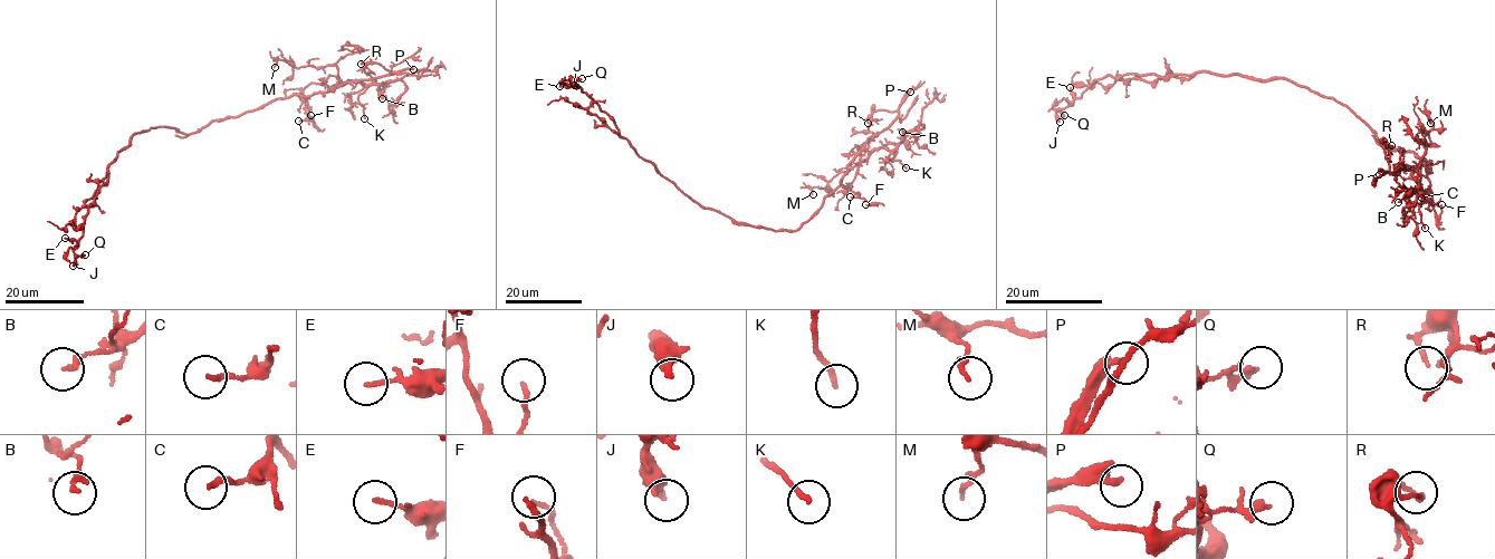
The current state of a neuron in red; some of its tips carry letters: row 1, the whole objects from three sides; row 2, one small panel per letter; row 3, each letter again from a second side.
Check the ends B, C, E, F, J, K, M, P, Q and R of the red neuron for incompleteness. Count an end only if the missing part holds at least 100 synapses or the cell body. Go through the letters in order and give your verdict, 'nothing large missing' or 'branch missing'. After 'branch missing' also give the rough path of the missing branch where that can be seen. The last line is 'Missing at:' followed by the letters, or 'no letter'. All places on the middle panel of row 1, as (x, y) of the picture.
B: nothing large missing
C: nothing large missing
E: nothing large missing
F: nothing large missing
J: nothing large missing
K: nothing large missing
M: nothing large missing
P: branch missing; course (910, 92), (925, 70), (923, 60), (910, 54), (936, 44), (947, 47)
Q: nothing large missing
R: nothing large missing
Missing at: P

